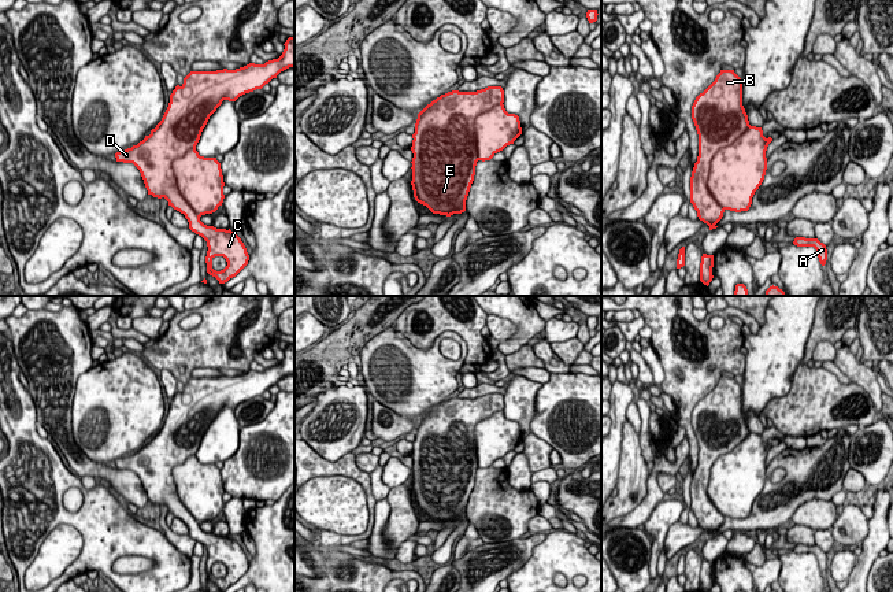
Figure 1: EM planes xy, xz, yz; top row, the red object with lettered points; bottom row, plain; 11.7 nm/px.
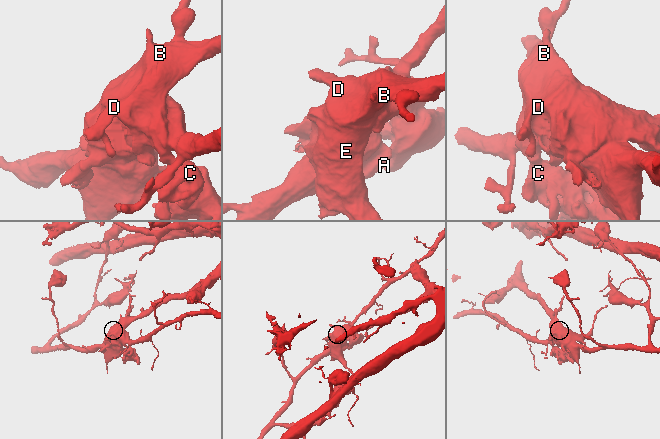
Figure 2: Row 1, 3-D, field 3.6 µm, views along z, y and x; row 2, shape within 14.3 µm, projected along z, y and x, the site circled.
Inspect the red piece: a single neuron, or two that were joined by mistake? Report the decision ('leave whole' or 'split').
split

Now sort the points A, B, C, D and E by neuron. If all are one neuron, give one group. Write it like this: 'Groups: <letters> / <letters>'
Groups: A / B C D E

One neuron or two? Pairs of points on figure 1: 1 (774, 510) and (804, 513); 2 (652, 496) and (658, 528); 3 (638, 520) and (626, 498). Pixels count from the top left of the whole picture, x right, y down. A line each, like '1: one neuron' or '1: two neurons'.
1: two neurons
2: two neurons
3: two neurons

